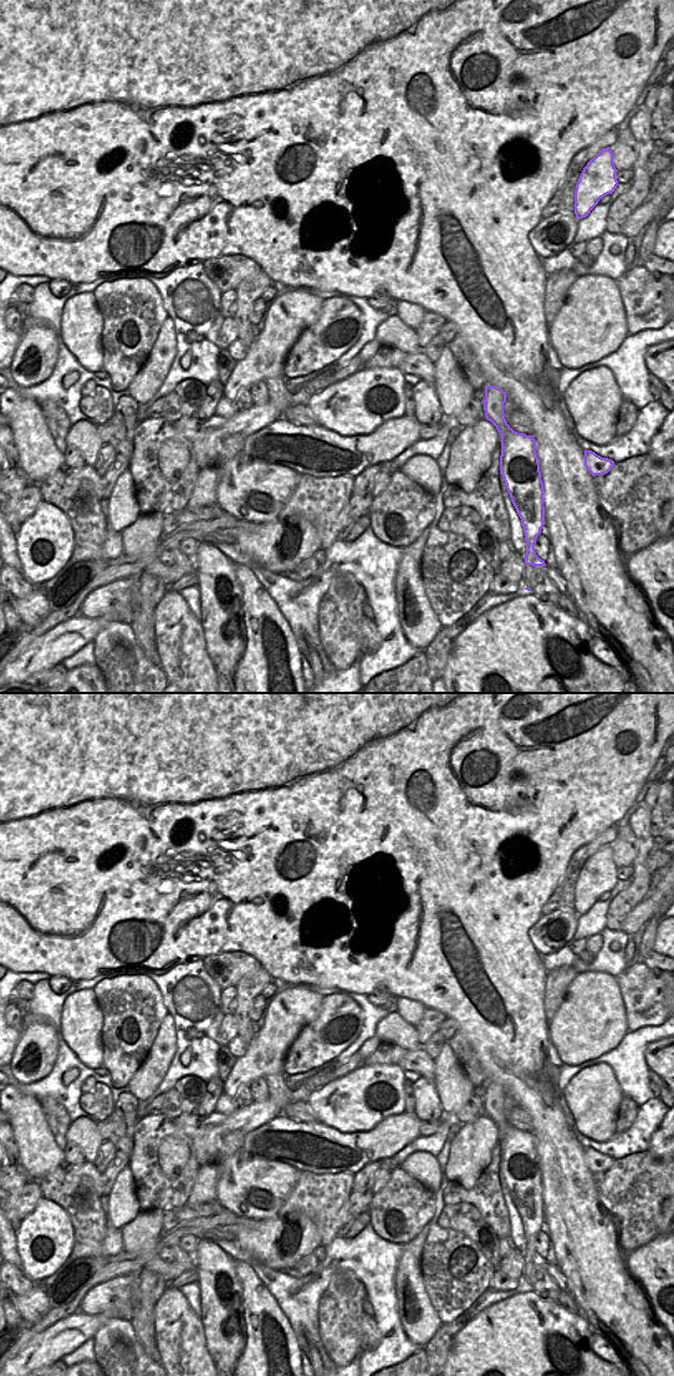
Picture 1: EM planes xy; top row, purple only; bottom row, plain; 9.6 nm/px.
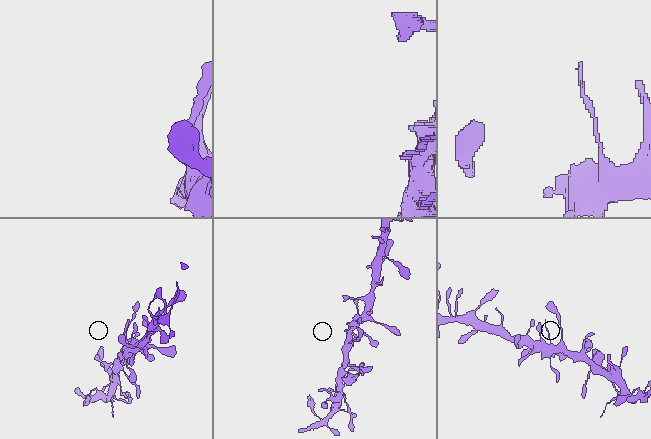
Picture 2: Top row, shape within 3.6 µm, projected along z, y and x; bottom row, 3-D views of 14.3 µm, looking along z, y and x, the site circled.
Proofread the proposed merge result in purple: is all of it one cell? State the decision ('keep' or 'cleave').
keep

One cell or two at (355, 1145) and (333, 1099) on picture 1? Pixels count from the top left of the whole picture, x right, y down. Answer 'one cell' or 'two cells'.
two cells

